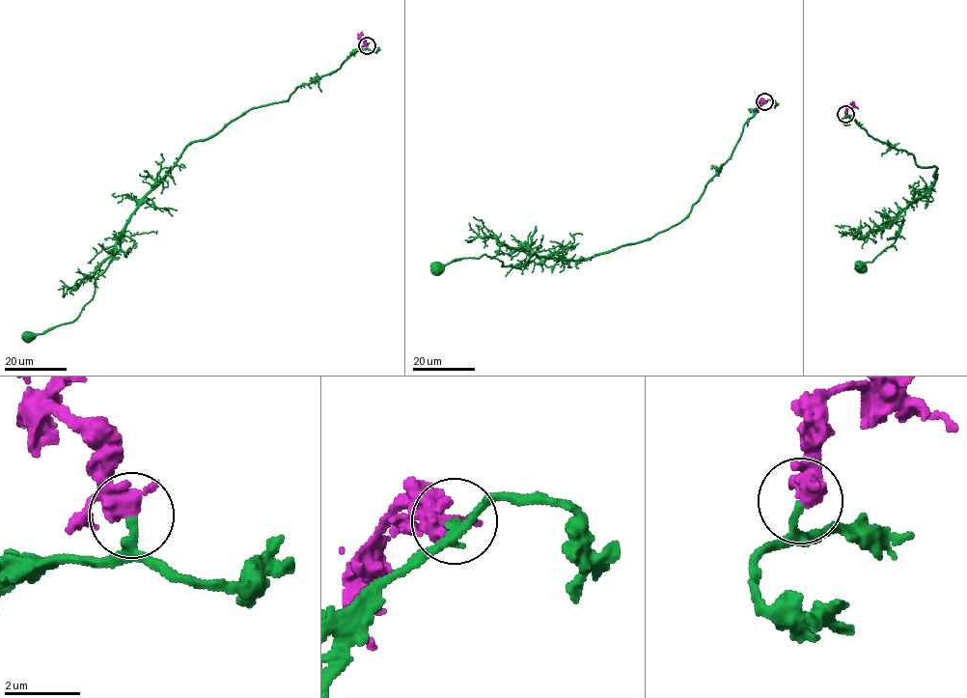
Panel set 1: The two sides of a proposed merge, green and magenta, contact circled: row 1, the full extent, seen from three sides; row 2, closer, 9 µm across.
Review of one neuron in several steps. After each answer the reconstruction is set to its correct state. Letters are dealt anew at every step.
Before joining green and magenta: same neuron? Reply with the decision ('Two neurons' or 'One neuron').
One neuron

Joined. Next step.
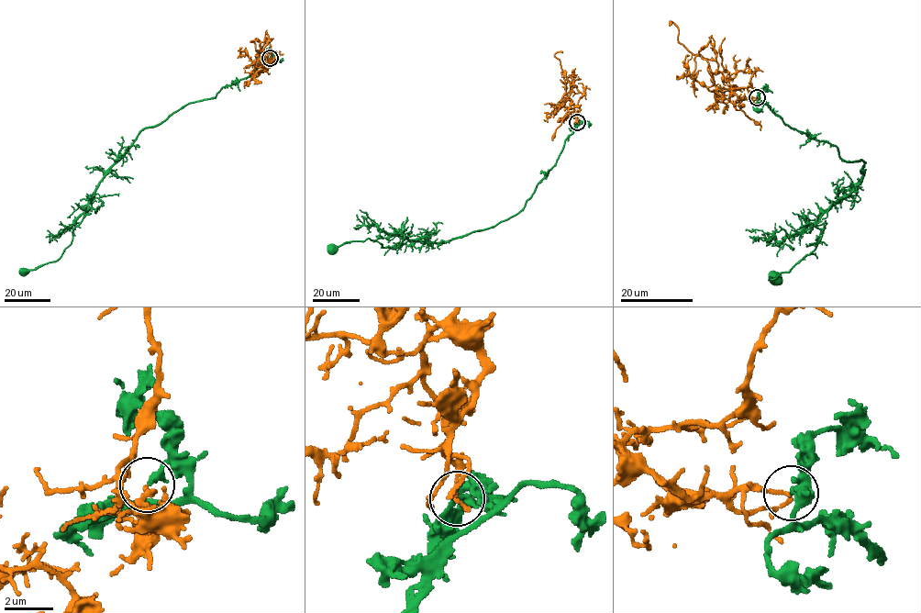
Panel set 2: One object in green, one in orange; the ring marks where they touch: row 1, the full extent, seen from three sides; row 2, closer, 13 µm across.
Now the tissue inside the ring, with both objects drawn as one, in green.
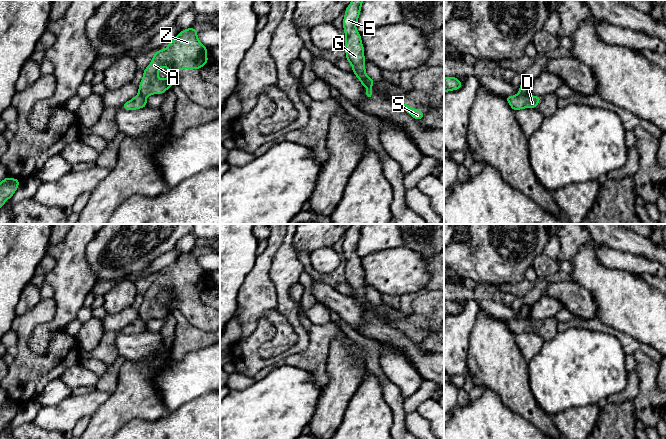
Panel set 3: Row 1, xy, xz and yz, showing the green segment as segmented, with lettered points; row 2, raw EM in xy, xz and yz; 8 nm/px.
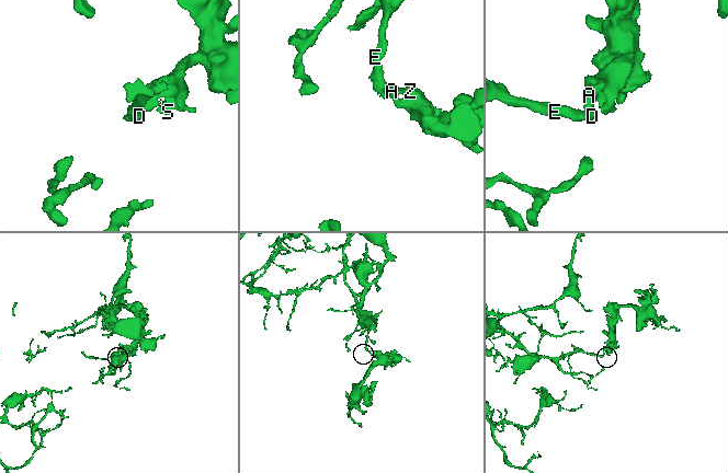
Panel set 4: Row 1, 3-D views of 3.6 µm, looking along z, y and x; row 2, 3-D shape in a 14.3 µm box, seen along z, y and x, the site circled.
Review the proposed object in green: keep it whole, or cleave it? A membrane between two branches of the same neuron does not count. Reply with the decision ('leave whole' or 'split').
split

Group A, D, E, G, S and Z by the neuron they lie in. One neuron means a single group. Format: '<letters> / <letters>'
A S Z / D E G

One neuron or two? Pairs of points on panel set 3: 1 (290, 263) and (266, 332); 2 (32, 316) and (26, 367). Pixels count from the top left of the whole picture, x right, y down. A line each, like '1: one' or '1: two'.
1: one
2: one

